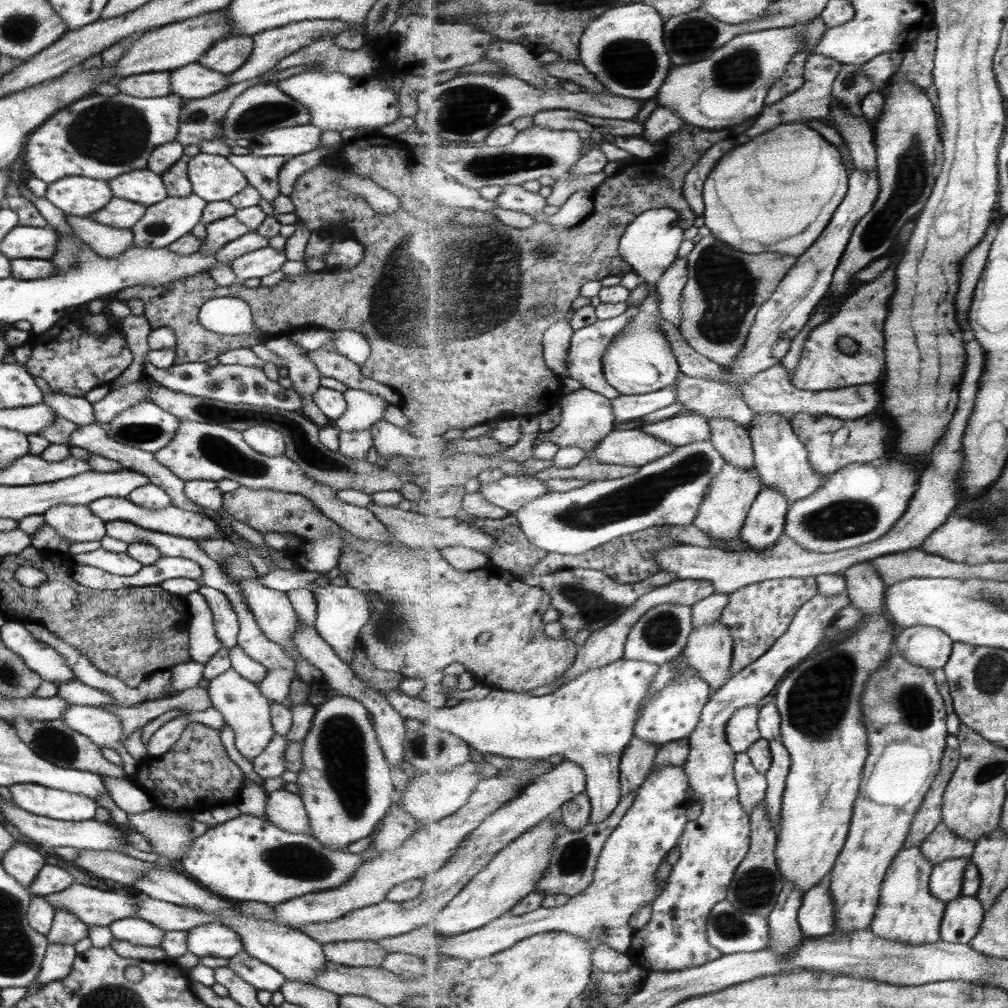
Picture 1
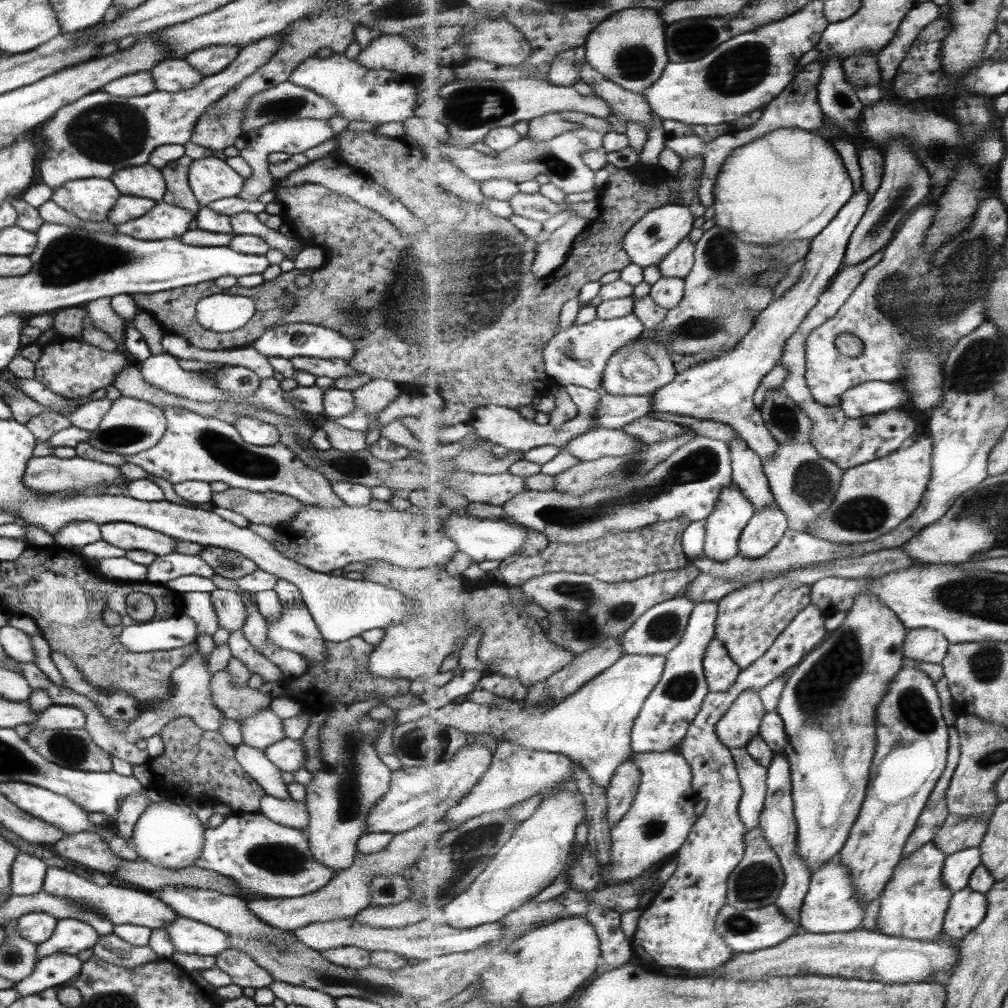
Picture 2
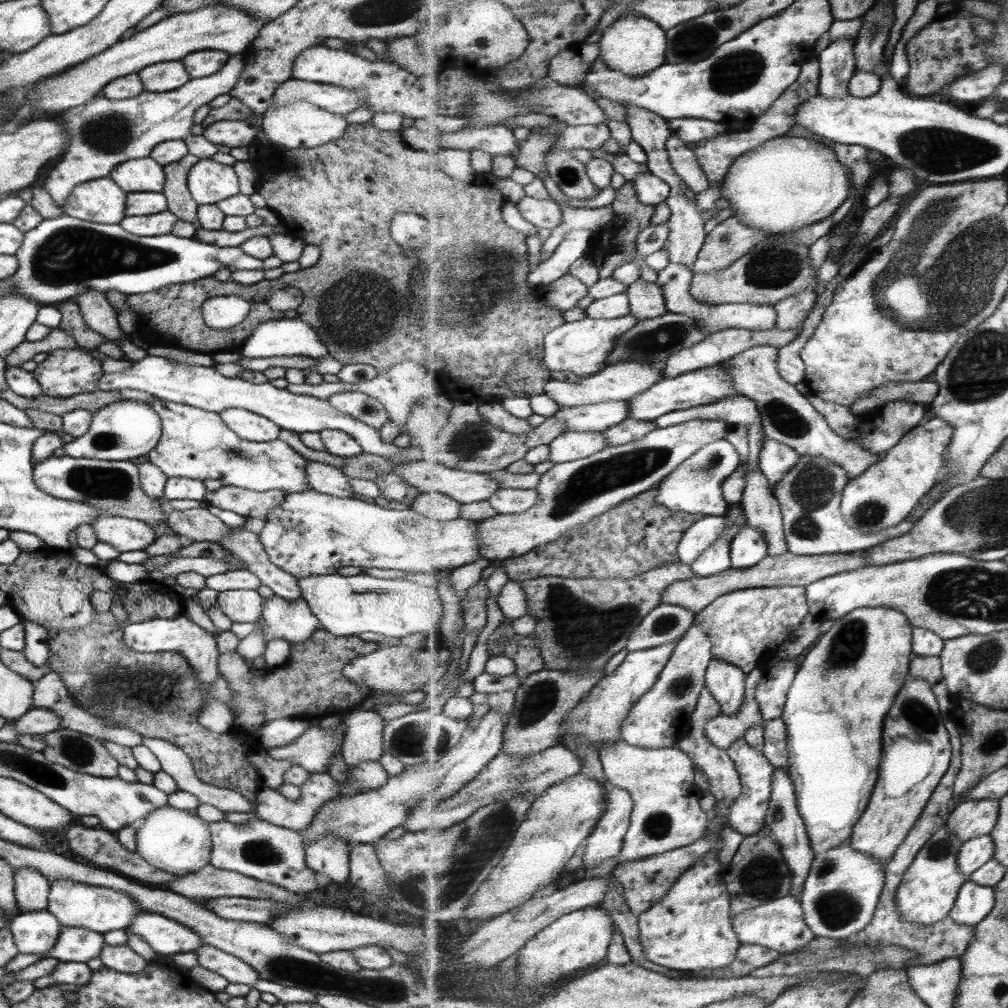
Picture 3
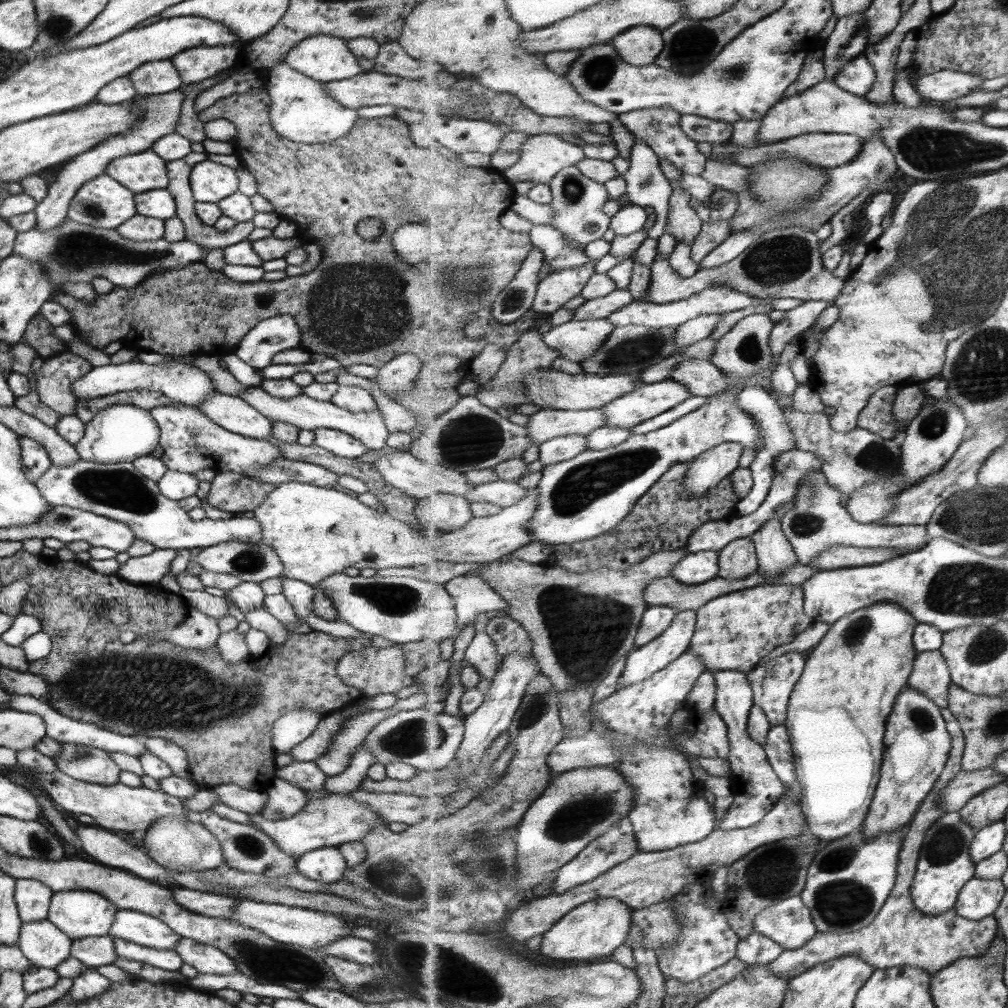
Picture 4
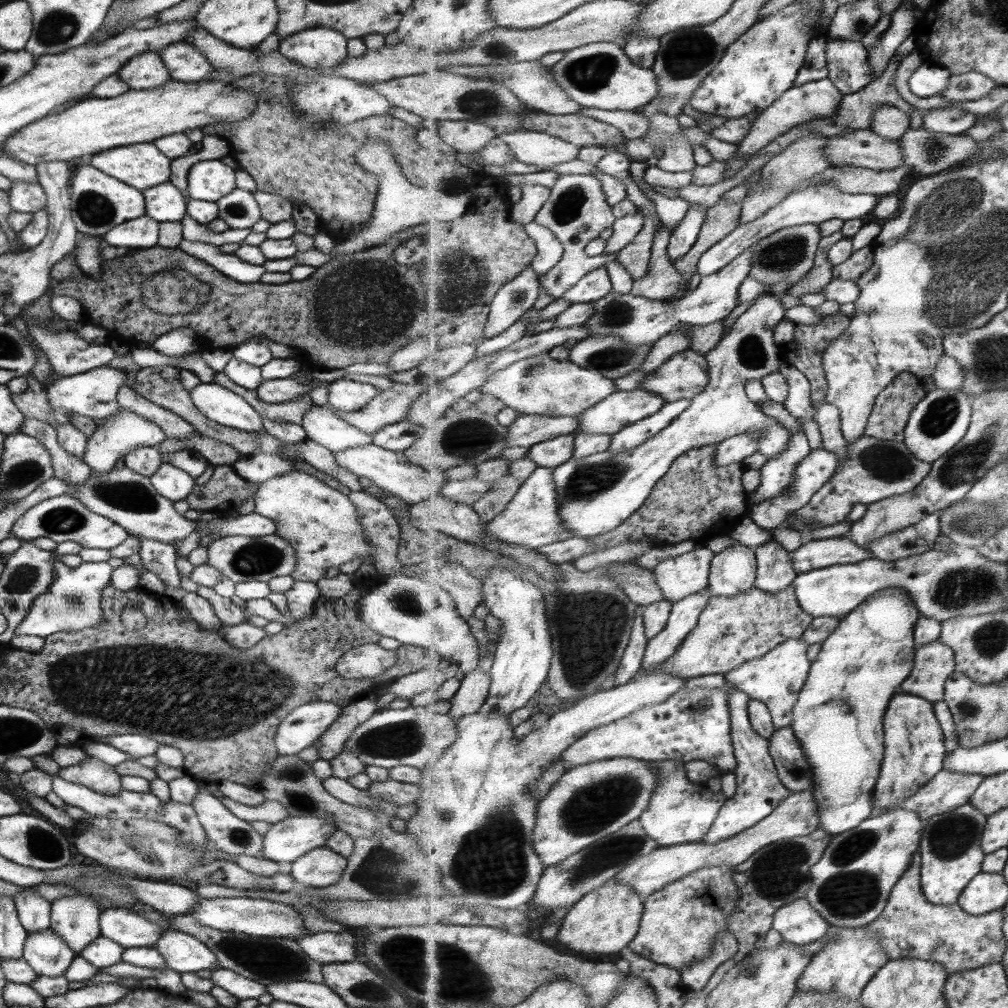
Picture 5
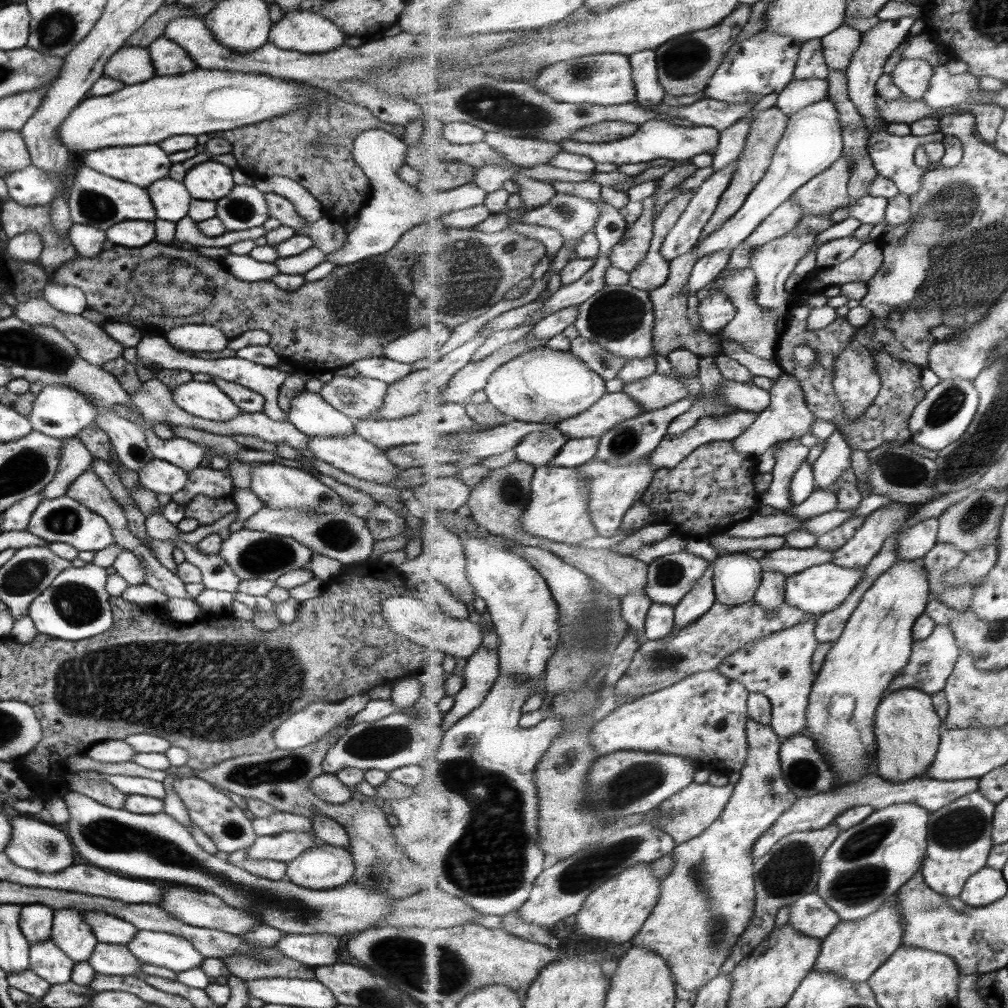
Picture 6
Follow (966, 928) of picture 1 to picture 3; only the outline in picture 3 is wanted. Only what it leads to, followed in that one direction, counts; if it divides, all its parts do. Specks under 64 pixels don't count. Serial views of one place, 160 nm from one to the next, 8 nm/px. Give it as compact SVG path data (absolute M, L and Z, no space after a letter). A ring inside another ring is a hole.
M968 880L961 887L960 895L949 916L956 920L957 924L976 926L989 916L996 904L997 892L993 886L985 886Z

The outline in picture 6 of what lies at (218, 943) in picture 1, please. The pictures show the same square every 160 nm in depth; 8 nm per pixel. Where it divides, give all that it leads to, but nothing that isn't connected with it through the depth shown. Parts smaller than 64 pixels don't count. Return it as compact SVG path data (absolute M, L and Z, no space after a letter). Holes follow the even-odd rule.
M82 911L81 914L98 943L126 945L138 931L125 920L103 912Z

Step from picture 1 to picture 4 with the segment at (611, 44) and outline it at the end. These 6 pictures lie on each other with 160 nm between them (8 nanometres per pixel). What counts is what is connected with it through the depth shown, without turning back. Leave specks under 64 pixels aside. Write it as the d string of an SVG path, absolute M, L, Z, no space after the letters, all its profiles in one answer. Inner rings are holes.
M647 25L628 28L608 43L618 50L623 60L637 66L655 63L665 48L664 33Z

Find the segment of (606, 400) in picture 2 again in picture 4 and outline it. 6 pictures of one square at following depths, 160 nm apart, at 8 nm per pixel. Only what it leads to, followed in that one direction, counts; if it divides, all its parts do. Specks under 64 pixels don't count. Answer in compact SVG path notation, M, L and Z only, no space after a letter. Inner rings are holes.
M541 409L529 416L527 432L539 446L559 436L585 436L605 427L606 414L603 409L559 410Z

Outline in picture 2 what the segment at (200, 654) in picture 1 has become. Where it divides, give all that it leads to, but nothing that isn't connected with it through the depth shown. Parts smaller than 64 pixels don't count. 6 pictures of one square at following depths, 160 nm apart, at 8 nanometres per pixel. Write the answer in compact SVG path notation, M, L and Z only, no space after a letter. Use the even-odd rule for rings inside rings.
M185 592L181 593L181 597L181 612L195 623L196 635L207 635L212 638L217 631L218 623L209 592Z

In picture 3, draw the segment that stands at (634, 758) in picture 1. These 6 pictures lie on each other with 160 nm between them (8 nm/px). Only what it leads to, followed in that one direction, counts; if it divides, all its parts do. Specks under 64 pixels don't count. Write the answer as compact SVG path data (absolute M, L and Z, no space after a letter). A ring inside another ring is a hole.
M615 785L607 789L606 811L582 849L584 869L607 859L619 859L631 824L634 800L629 791Z

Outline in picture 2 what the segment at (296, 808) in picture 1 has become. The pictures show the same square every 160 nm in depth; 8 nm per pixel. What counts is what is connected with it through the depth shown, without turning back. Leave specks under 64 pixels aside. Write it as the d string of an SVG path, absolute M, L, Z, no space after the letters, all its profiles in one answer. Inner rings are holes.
M239 743L234 747L234 758L239 767L268 794L279 800L292 800L281 780L281 771L265 759L264 752Z

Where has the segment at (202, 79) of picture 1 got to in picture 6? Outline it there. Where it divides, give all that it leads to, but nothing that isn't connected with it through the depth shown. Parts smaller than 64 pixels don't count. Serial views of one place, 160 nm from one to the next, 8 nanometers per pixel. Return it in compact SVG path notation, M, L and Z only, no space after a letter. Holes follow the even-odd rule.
M121 47L105 63L103 75L124 85L139 84L154 77L147 47Z

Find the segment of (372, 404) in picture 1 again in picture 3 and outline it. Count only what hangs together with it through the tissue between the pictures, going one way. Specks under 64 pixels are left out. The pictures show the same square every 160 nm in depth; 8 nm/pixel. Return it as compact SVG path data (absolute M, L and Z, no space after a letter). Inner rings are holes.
M145 355L141 360L134 361L131 368L121 372L104 374L96 380L97 389L104 391L130 388L146 392L149 396L177 404L186 404L193 408L200 408L207 412L219 413L228 408L240 408L265 417L279 429L301 434L303 432L319 433L321 430L337 430L351 436L361 447L363 453L389 458L398 456L400 462L422 460L421 446L412 446L411 450L399 448L393 444L385 444L379 437L379 432L373 427L366 426L355 418L341 414L326 400L319 400L313 396L293 394L285 389L278 389L269 380L261 384L249 384L238 376L227 378L217 373L212 366L195 366L178 363L160 356Z

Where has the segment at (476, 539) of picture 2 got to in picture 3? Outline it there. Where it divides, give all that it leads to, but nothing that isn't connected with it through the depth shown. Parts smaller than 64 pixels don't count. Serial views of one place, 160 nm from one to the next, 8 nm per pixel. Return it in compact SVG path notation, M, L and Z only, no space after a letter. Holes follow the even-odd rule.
M696 419L673 428L657 428L641 440L609 446L581 460L555 463L542 475L536 488L540 496L536 507L513 516L497 513L480 521L480 553L487 560L497 558L504 561L523 556L543 543L552 543L562 536L575 534L585 523L619 507L627 499L657 487L684 460L704 446L723 439L731 430L731 425L725 421Z

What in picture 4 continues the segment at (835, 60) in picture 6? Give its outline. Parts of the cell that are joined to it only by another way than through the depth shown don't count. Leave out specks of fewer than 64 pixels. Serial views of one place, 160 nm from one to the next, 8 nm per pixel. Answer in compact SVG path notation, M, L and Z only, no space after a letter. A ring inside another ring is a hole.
M864 52L846 64L835 77L835 82L841 85L841 88L862 97L873 88L876 80L876 70Z

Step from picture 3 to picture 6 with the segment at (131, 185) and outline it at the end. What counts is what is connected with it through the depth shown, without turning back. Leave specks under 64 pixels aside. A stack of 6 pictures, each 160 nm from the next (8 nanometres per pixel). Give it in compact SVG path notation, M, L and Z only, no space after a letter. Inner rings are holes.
M155 144L101 148L93 150L93 152L87 152L85 158L83 158L83 165L91 168L94 172L99 172L101 175L109 176L115 180L121 180L143 189L146 189L149 184L155 183L157 180L168 177L171 164L168 160L168 155Z

